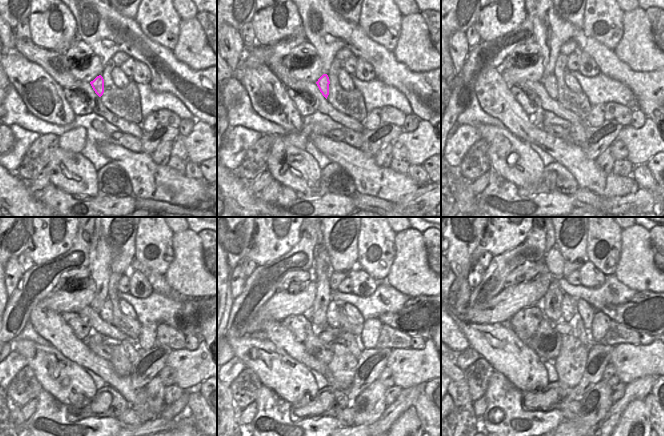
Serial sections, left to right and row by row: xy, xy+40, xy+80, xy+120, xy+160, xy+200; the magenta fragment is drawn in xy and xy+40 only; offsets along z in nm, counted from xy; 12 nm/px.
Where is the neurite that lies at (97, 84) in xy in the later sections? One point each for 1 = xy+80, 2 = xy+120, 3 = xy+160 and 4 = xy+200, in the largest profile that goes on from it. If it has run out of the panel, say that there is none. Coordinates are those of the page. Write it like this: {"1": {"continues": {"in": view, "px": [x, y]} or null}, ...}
{"1": {"continues": {"in": "xy+80", "px": [549, 82]}}, "2": {"continues": {"in": "xy+120", "px": [106, 312]}}, "3": {"continues": {"in": "xy+160", "px": [333, 312]}}, "4": {"continues": {"in": "xy+200", "px": [568, 309]}}}

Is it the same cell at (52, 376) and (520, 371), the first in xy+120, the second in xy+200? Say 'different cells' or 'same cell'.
same cell

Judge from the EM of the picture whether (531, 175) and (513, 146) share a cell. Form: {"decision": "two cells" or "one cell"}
{"decision": "one cell"}

